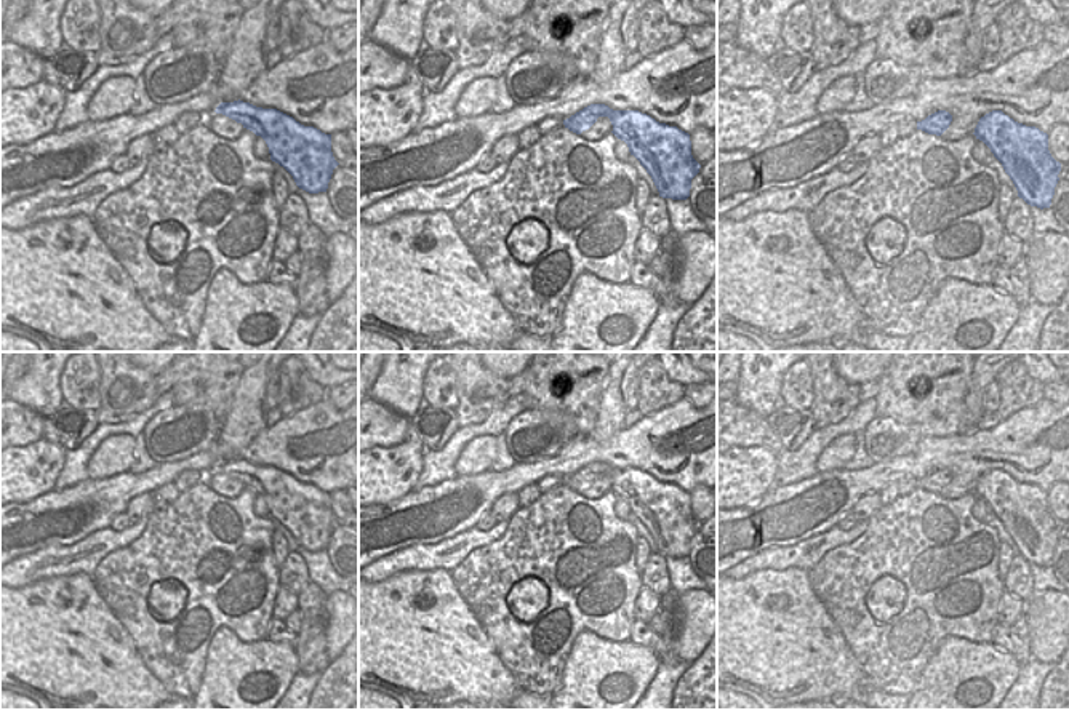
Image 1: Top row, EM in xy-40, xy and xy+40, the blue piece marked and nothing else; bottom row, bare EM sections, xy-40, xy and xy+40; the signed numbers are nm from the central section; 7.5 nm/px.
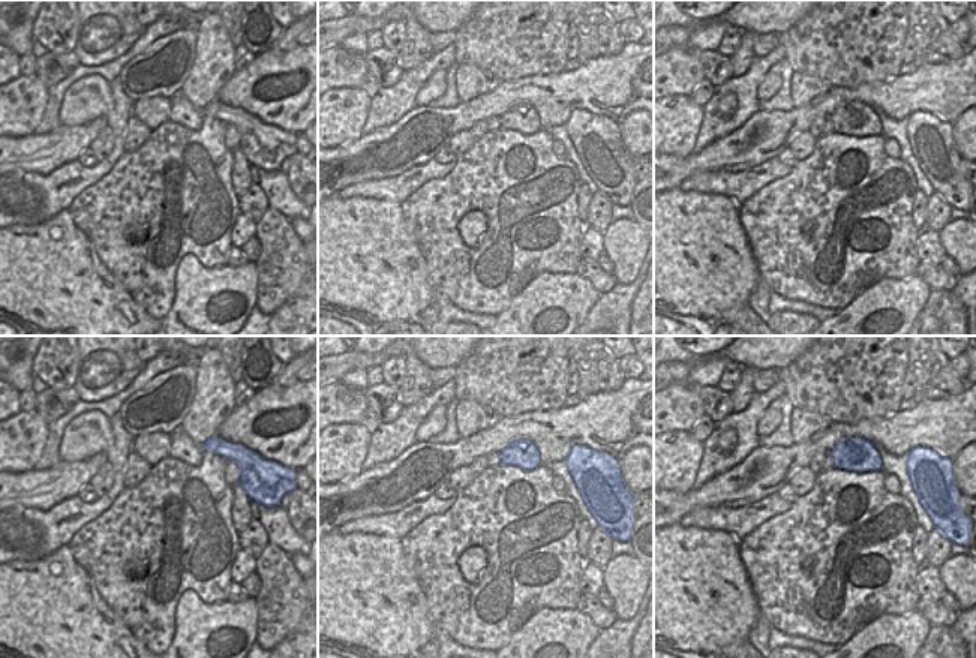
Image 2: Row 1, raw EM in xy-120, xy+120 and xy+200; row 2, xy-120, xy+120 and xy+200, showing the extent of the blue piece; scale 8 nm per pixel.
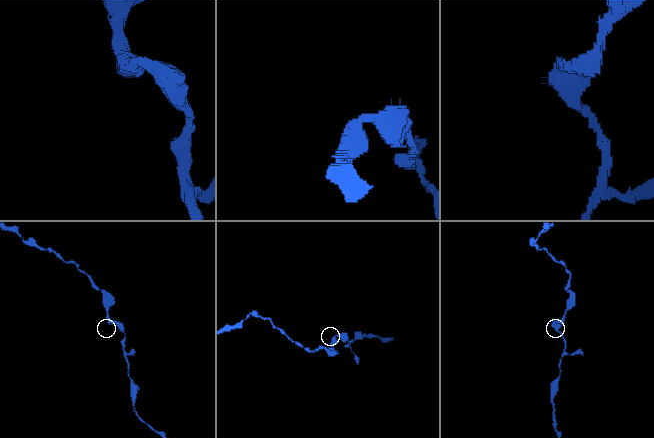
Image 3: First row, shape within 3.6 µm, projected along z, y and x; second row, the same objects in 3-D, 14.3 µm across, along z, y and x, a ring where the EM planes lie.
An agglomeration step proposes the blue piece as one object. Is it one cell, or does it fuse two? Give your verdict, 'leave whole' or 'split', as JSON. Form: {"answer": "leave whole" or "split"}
{"answer": "leave whole"}

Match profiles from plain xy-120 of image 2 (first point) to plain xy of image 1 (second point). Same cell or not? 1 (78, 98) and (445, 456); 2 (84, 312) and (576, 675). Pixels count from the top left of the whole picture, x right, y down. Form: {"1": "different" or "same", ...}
{"1": "different", "2": "different"}

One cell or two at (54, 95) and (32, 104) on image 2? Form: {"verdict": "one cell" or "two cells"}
{"verdict": "two cells"}

